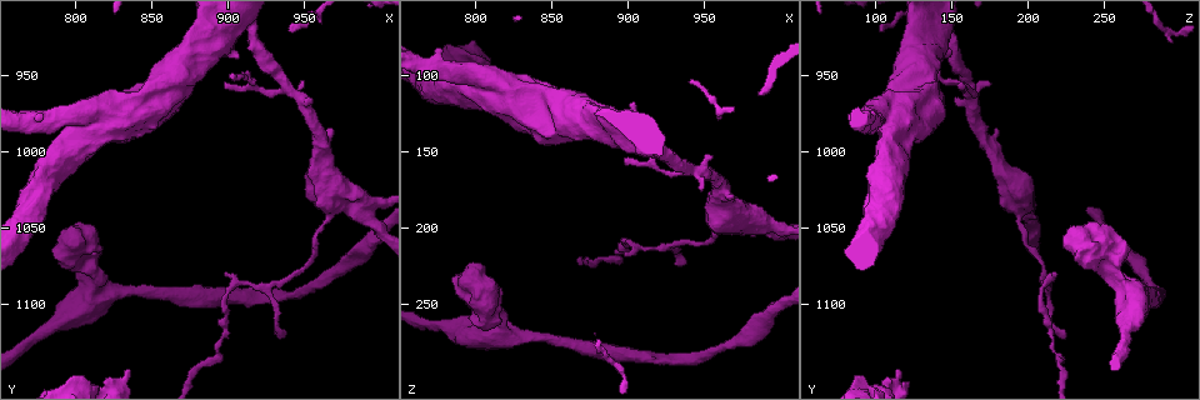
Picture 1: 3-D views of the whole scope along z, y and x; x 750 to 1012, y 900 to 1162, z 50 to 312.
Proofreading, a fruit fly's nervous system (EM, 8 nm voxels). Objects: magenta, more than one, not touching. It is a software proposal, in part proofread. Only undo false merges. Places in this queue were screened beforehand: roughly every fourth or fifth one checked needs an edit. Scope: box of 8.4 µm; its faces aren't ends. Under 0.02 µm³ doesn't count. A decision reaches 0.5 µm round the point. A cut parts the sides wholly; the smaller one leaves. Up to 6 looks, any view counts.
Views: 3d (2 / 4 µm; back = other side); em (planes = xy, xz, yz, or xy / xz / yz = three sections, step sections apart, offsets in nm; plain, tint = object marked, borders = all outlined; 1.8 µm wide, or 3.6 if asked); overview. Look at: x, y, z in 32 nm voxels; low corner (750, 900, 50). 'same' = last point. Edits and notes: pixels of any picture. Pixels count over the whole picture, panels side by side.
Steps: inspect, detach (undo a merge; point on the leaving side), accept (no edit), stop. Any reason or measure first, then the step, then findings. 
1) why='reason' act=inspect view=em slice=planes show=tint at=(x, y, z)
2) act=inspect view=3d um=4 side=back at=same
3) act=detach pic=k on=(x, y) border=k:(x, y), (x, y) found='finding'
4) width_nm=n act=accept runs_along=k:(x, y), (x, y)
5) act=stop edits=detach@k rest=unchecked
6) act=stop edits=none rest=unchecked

why='three arms meet' act=inspect view=em slice=planes show=tint at=(938, 958, 162)

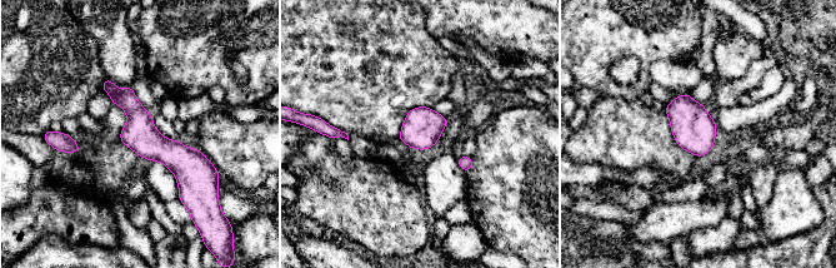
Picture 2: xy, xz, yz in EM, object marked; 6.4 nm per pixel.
width_nm=220 act=accept runs_along=2:(106, 83), (165, 150), (204, 173) found='continuous, no second neuron'

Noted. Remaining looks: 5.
why='thick turns thin' act=inspect view=3d um=4 at=(808, 976, 104)

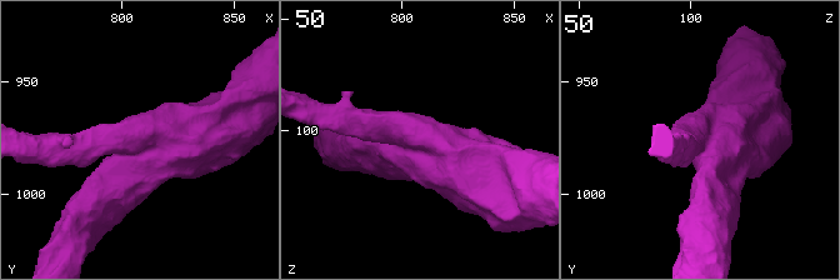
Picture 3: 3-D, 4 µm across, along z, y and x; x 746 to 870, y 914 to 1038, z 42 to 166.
why='now the EM' act=inspect view=em um=3.6 slice=yz step=8 show=tint at=(808, 975, 104)

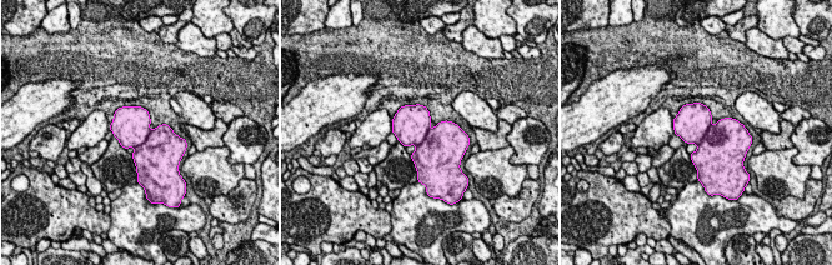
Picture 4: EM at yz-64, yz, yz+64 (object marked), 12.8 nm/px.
why='cut it another way' act=inspect view=em um=3.6 slice=xy step=16 show=tint at=same

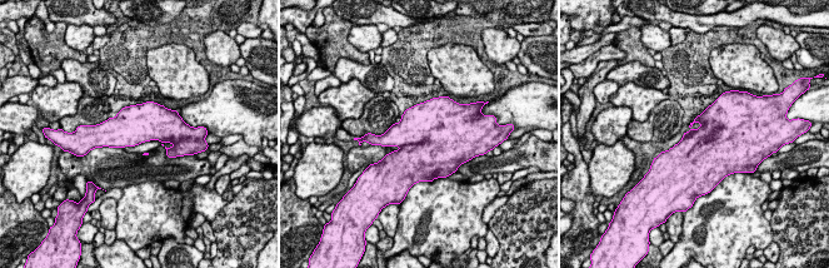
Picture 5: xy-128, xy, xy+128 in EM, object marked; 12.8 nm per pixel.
act=accept found='one neuron here'

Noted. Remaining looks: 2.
why='sudden change in width' act=inspect view=em slice=planes show=tint at=(838, 1090, 272)

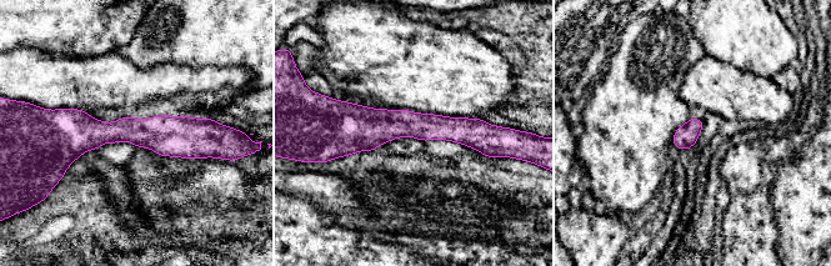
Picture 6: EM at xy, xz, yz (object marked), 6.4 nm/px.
width_nm=150 act=accept runs_along=6:(59, 124), (78, 131), (209, 136) found='continuous, no second neuron'

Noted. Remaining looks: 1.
act=stop edits=none rest=unchecked

